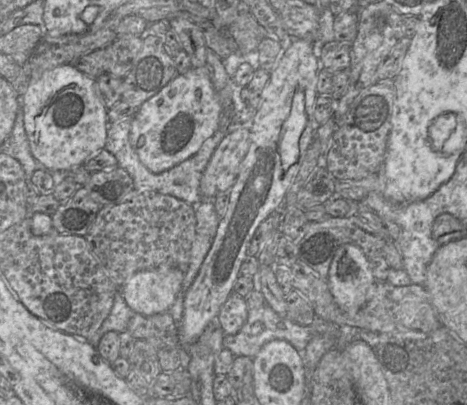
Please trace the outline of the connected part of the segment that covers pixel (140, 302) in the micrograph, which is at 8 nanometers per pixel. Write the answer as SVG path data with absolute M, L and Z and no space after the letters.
M174 265L138 271L119 288L119 292L134 313L145 316L163 313L173 305L184 274Z

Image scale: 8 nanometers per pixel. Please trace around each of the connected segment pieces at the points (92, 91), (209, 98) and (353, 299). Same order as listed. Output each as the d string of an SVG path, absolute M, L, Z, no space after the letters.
M60 65L42 72L38 78L30 78L26 91L20 97L20 105L24 113L24 126L31 153L46 170L68 171L83 165L88 158L105 148L110 124L108 109L102 101L95 79L73 65Z
M193 67L184 74L178 74L172 79L165 87L163 87L156 95L146 100L139 108L137 113L134 115L130 130L130 142L133 146L136 154L139 157L141 163L153 173L161 173L168 170L175 165L183 162L184 160L192 157L200 149L206 139L211 137L220 128L219 120L222 112L222 105L219 96L211 81L210 73L207 67Z
M354 244L338 247L329 267L327 282L343 312L355 315L370 300L376 281L368 257L360 247Z

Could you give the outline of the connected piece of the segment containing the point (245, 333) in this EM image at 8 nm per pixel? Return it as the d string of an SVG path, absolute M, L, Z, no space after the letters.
M267 303L259 308L248 310L248 317L242 329L234 335L225 335L223 347L229 349L235 357L248 356L253 358L264 344L272 340L285 340L289 342L297 351L304 351L309 341L317 335L337 335L339 326L325 321L319 317L311 325L299 325L286 317L278 315Z

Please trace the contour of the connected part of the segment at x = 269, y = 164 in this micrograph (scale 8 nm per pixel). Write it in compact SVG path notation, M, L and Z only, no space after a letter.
M294 38L293 43L280 57L275 69L272 72L270 72L269 81L267 82L267 84L265 85L261 93L260 106L257 109L253 117L253 120L251 122L251 142L250 142L249 150L241 163L241 168L237 176L236 182L232 186L232 188L229 190L229 205L227 207L226 214L223 217L221 217L211 248L209 252L207 253L195 280L189 287L184 297L183 314L182 314L181 322L179 324L179 340L180 340L180 343L185 347L189 347L190 345L192 345L200 337L200 335L203 333L207 325L212 320L217 318L221 306L225 303L225 301L230 296L230 294L233 293L234 284L237 278L241 275L240 267L243 261L245 260L246 256L248 255L248 247L253 238L255 231L257 230L258 226L263 220L265 220L268 216L274 213L281 206L290 186L292 185L294 179L296 178L300 170L303 159L309 147L311 146L314 140L315 132L319 127L319 124L315 120L315 117L314 117L314 108L315 108L315 100L318 96L318 92L316 90L318 71L320 70L321 67L322 66L320 64L319 58L314 52L313 42L309 40L305 40L305 39Z

